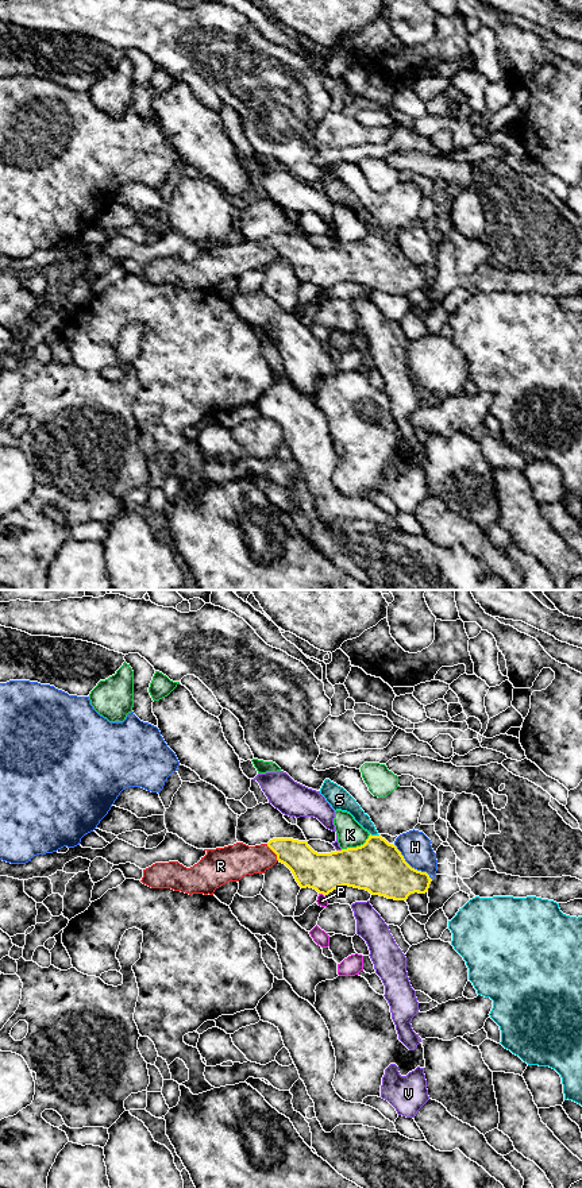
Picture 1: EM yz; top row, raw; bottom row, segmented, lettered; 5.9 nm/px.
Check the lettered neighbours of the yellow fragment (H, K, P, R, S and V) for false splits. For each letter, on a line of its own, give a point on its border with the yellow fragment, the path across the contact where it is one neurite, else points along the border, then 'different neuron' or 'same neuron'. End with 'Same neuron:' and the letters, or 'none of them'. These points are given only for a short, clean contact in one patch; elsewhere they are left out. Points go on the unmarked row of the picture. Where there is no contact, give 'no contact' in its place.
H: meets yellow in yz at (409, 261); different neuron
K: meets yellow in yz at (357, 242); border along yz (370, 230), (362, 239), (342, 245); different neuron
P: meets yellow in yz at (322, 288); different neuron
R: meets yellow in yz at (273, 246); runs through yz (309, 263), (288, 246), (273, 246), (258, 254), (234, 257); same neuron
S: meets yellow in yz at (374, 231); different neuron
V: meets yellow in yz at (339, 246); border along yz (342, 245), (336, 246); different neuron
Same neuron: R

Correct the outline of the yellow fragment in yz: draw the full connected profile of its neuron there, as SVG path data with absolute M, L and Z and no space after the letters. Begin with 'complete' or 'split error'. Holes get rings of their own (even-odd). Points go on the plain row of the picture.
split error; M371 230L361 242L331 248L317 248L308 236L293 234L273 234L255 242L236 238L204 246L207 250L190 263L178 256L155 258L143 265L140 277L151 284L213 290L220 281L246 270L265 269L277 256L292 266L301 284L309 282L323 290L348 281L406 296L411 289L425 289L432 277L427 267L412 263L396 240Z

